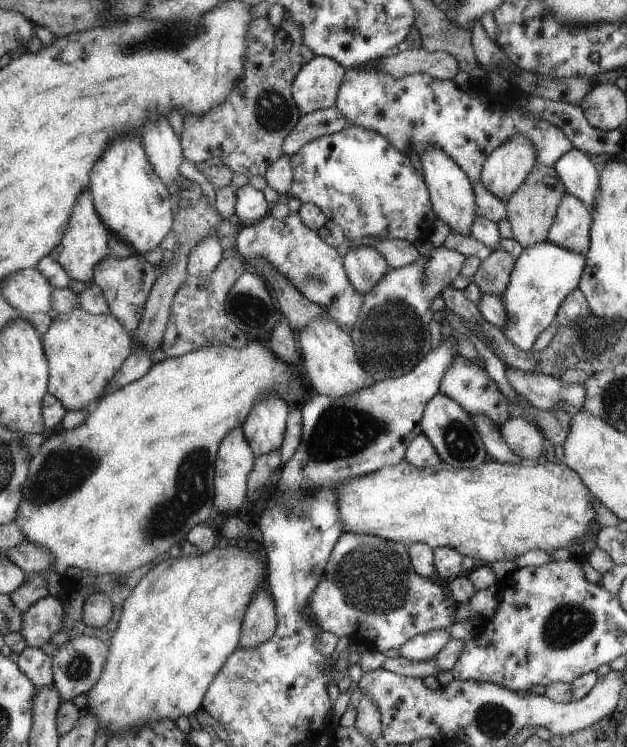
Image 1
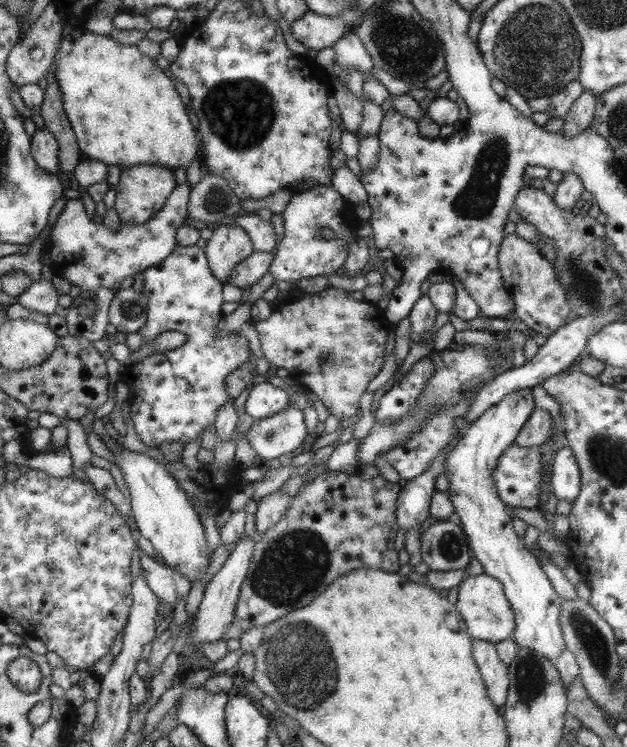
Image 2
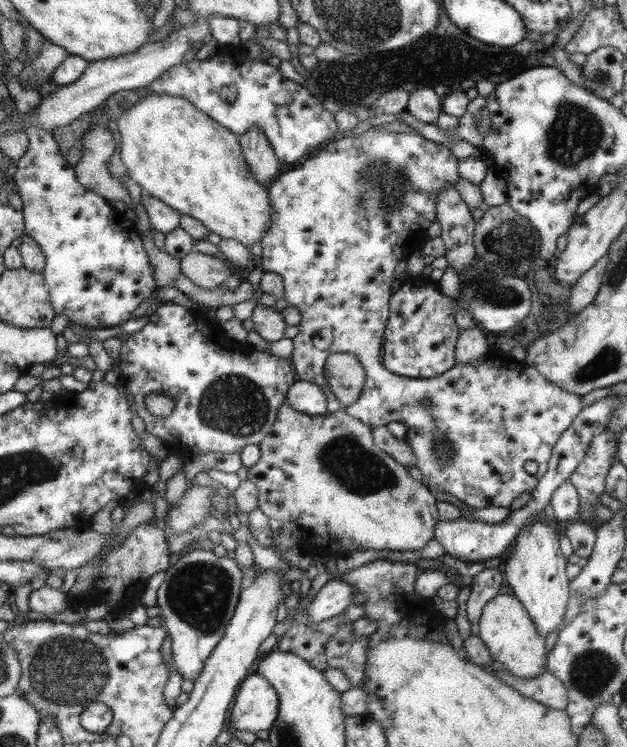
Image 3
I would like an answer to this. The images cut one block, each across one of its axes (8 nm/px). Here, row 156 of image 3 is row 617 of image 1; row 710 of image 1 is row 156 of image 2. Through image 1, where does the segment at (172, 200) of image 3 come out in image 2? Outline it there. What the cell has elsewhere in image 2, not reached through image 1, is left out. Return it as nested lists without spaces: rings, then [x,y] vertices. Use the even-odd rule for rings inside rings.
[[[78,25],[59,42],[54,70],[59,83],[61,104],[81,154],[106,165],[128,167],[157,163],[171,170],[176,167],[185,169],[189,160],[197,160],[196,132],[193,132],[192,122],[187,118],[173,82],[155,62],[151,62],[151,58],[143,56],[136,46],[123,46],[108,36],[99,36]]]

